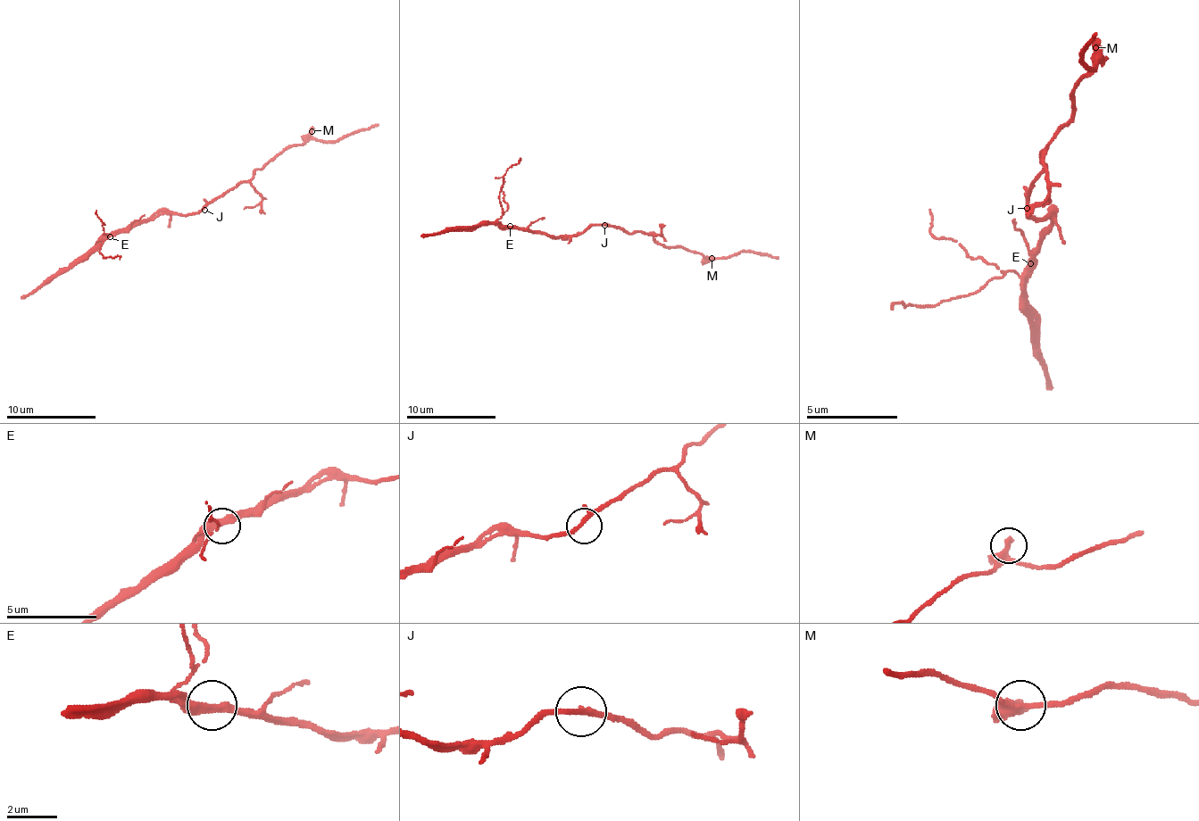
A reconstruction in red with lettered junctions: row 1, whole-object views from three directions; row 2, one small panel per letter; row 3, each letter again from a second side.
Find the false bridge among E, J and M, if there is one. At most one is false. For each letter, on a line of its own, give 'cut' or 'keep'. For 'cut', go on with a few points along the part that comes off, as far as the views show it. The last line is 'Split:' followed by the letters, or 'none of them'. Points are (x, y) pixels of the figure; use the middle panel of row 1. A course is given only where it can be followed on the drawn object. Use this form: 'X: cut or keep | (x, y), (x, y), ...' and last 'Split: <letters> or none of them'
E: keep
J: keep
M: keep
Split: none of them

